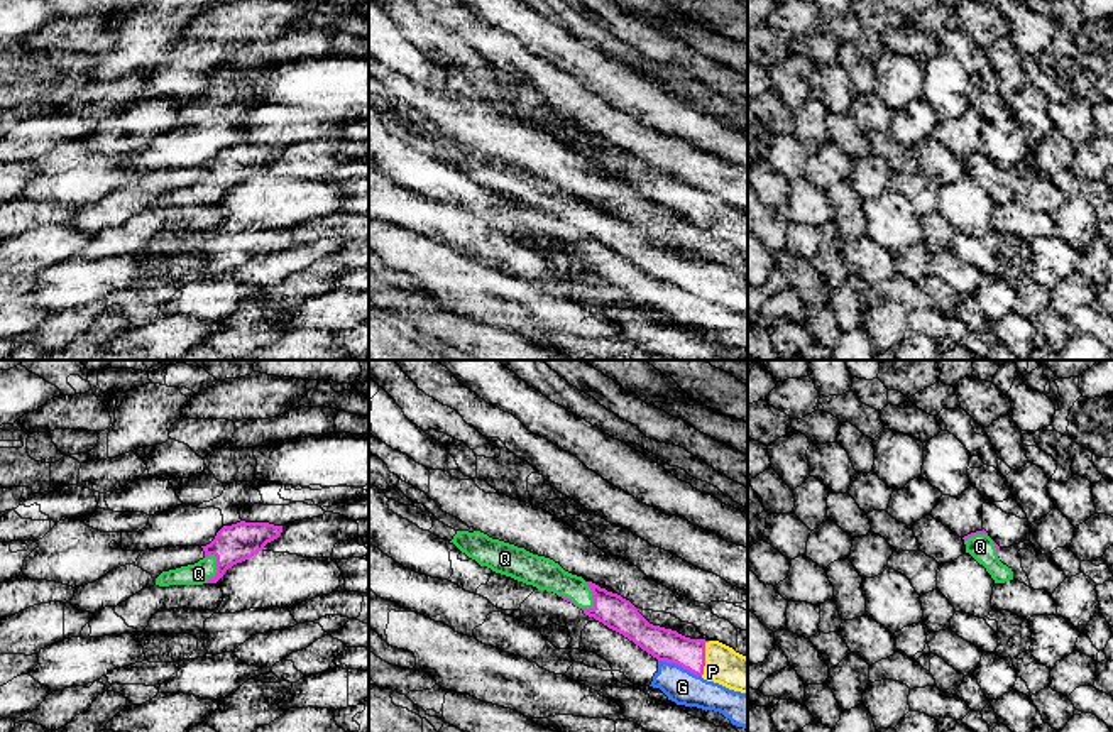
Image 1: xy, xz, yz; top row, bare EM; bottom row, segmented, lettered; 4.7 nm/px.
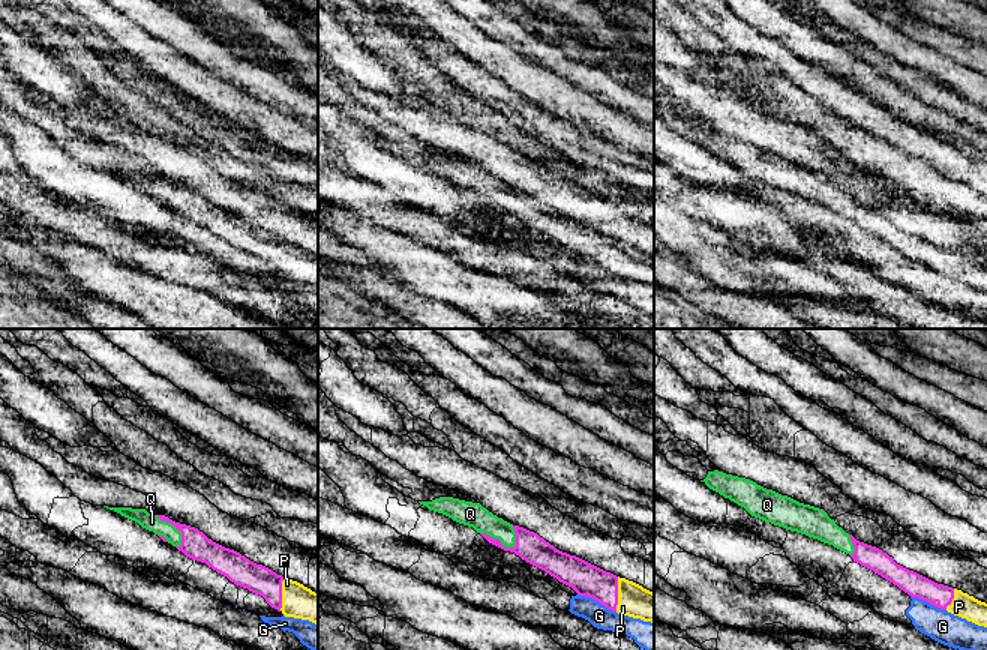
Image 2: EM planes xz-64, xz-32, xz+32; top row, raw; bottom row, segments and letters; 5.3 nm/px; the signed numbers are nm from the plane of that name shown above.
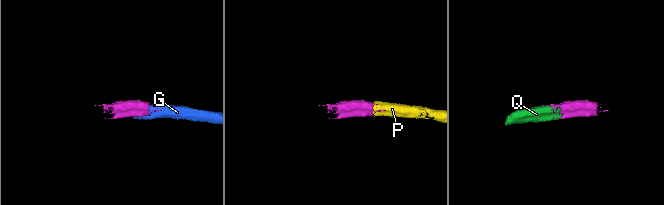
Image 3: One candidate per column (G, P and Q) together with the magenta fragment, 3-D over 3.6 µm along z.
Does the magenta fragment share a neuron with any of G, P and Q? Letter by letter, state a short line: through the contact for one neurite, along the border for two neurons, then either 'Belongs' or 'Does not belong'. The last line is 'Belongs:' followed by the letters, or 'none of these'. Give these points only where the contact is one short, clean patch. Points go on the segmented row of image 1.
G: Line: xz (658, 660), (677, 663), (701, 677). Does not belong
P: Line: xz (665, 644), (704, 658), (723, 665). Belongs
Q: Belongs
Belongs: P, Q

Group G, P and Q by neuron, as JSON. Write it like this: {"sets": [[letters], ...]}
{"sets": [["G"], ["P", "Q"]]}

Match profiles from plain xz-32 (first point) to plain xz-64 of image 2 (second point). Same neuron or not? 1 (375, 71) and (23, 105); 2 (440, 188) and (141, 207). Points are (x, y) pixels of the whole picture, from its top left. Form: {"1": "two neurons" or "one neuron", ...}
{"1": "two neurons", "2": "one neuron"}

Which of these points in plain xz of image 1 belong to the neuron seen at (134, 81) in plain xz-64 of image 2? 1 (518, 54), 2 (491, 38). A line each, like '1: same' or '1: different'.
1: same
2: same

